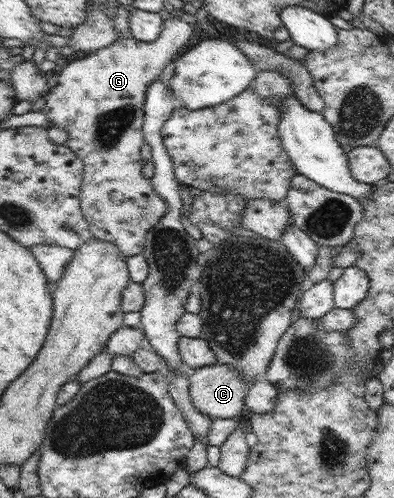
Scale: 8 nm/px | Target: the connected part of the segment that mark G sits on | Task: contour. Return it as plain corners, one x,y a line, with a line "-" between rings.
173,16
163,21
163,29
154,42
141,42
131,36
118,37
110,46
99,48
91,55
73,57
66,67
56,71
58,84
46,94
46,104
42,110
48,117
48,128
45,129
52,126
64,128
69,136
65,144
84,164
80,208
89,230
96,239
118,246
126,260
143,252
146,235
156,227
168,208
166,201
154,191
151,180
142,173
145,164
141,148
145,143
143,120
146,91
155,78
161,79
165,66
178,56
178,50
188,42
193,27

